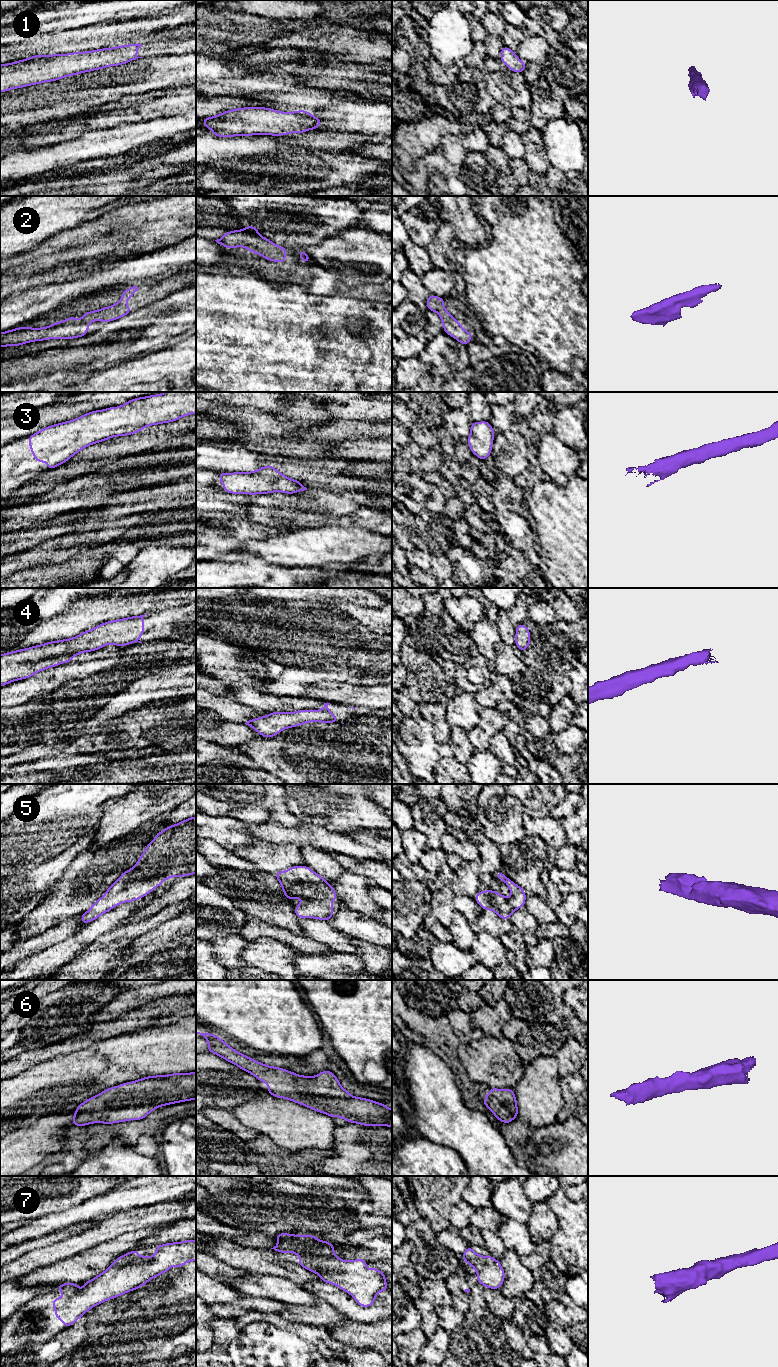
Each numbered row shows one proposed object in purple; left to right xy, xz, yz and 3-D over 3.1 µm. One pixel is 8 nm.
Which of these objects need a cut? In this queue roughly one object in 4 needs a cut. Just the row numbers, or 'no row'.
no row

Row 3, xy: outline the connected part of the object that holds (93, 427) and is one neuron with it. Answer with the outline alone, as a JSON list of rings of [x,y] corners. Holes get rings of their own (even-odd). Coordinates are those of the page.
[[[165,392],[134,398],[122,406],[88,412],[76,419],[48,426],[28,436],[29,447],[37,462],[48,464],[47,470],[64,464],[83,448],[116,436],[132,435],[150,425],[174,422],[196,413],[196,392]]]

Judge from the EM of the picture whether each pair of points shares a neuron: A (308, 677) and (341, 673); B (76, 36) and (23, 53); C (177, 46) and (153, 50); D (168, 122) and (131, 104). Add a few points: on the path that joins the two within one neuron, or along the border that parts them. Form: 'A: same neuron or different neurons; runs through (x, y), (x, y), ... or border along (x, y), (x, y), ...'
A: same neuron; runs through (316, 675), (333, 673)
B: same neuron; runs through (63, 48), (50, 51), (36, 51)
C: same neuron; runs through (171, 46), (159, 47)
D: different neurons; border along (167, 115), (134, 122)

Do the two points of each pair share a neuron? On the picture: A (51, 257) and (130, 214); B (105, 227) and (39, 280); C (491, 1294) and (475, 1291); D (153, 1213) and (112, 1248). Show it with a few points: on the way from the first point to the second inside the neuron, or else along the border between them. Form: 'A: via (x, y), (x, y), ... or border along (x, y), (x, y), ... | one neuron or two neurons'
A: via (70, 239), (104, 231), (110, 225) | one neuron
B: via (85, 235), (72, 239), (62, 249), (59, 267) | one neuron
C: border along (483, 1287), (483, 1298), (487, 1307), (494, 1314) | two neurons
D: border along (156, 1225), (128, 1231), (111, 1239) | two neurons

